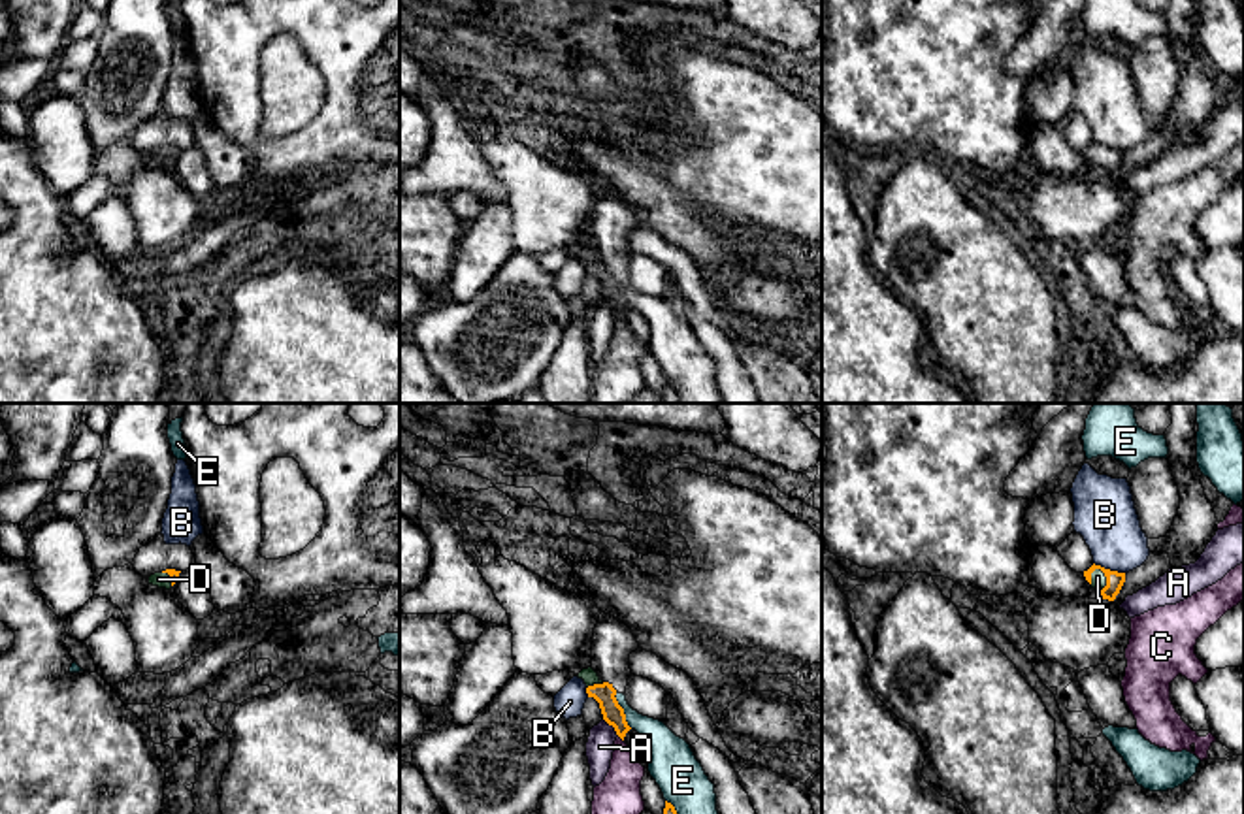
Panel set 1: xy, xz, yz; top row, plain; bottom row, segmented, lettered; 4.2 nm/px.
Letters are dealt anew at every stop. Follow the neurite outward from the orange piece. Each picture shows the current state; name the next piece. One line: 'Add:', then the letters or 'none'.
Add: D

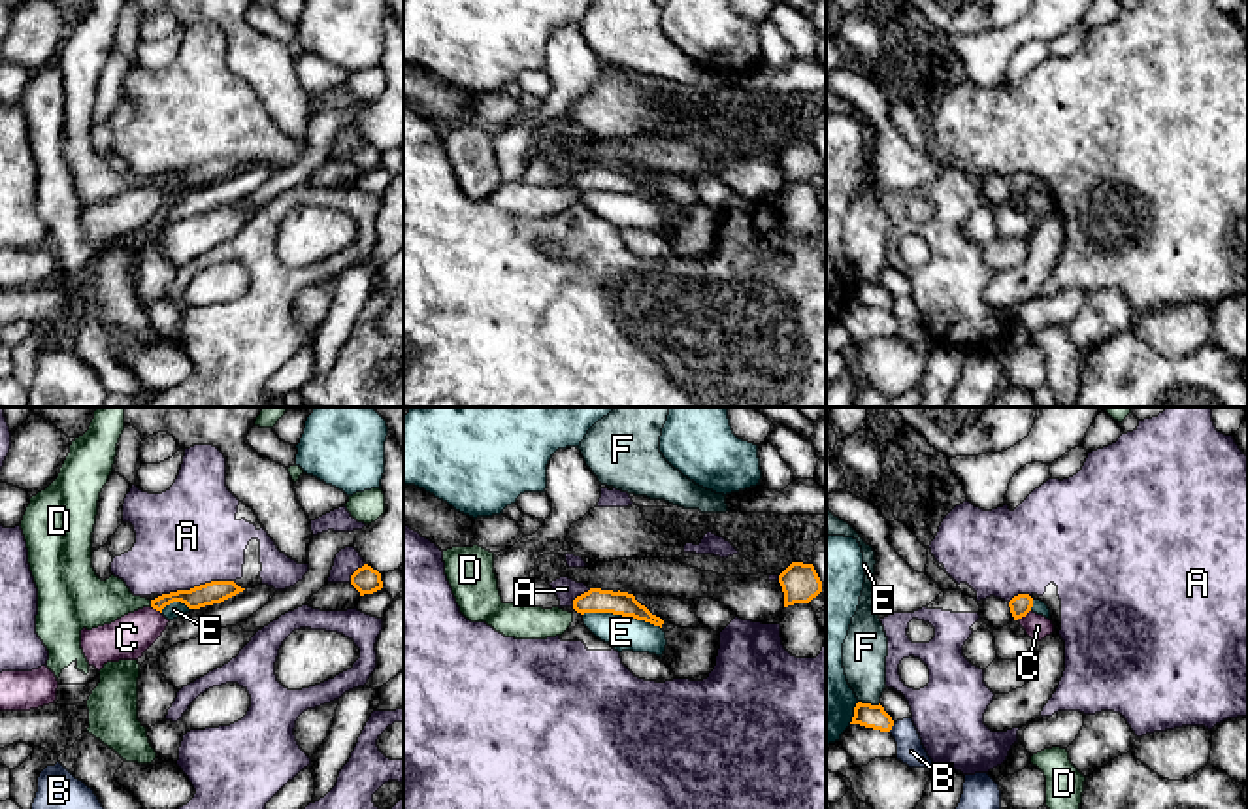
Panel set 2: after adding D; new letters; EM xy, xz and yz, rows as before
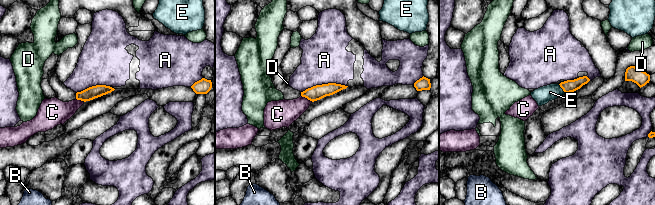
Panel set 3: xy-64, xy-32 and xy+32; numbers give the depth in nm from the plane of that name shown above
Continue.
Add: none

